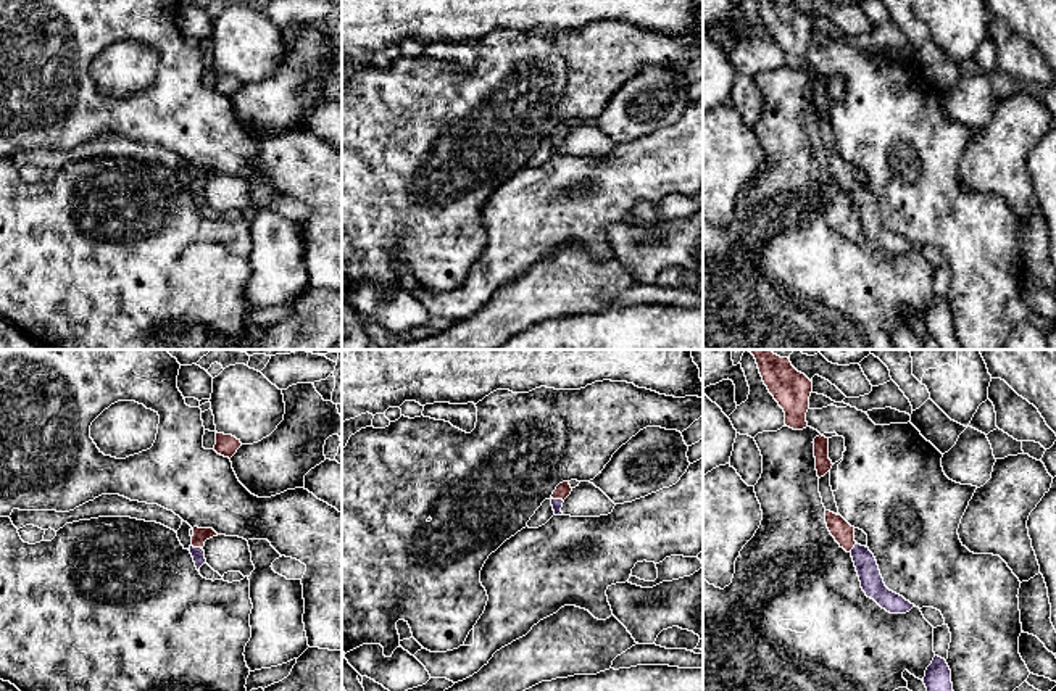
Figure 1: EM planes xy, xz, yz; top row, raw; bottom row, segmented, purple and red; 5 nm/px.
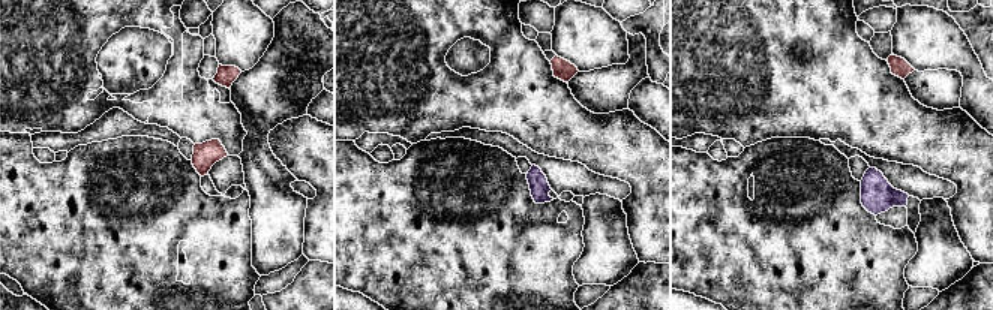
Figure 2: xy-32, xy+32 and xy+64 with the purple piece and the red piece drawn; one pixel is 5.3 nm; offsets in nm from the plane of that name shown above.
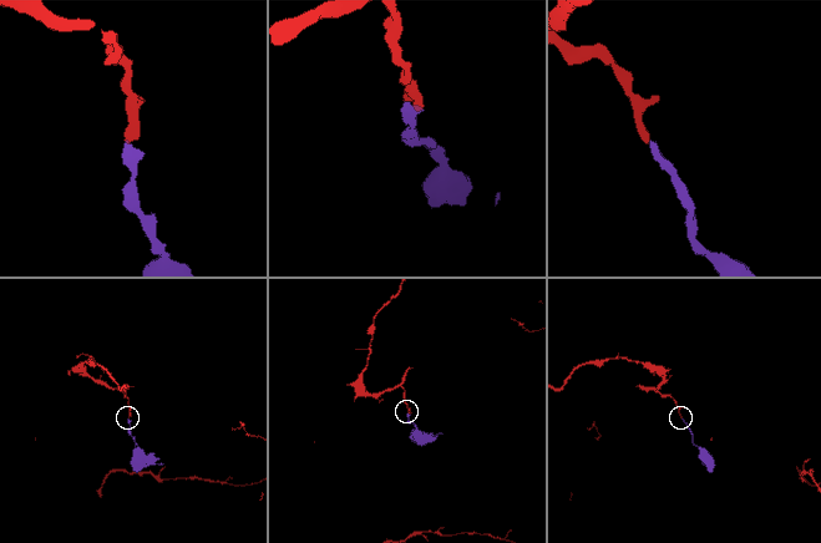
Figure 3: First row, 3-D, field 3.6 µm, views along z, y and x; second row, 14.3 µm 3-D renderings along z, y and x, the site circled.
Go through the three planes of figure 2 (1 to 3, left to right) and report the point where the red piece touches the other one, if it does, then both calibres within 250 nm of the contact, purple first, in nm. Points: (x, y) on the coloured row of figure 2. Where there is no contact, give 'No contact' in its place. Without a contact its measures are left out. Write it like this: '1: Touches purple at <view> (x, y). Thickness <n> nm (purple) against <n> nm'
1: No contact
2: No contact
3: No contact

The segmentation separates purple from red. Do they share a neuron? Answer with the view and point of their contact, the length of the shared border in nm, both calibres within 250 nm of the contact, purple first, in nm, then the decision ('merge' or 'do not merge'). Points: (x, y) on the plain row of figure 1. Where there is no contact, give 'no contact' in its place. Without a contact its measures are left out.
xy (197, 187) | 70 nm | 60/80 nm | merge

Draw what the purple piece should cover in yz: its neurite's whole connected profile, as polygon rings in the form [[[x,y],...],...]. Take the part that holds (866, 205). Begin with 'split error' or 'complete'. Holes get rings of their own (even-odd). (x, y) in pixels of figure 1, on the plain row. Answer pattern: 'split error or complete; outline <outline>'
split error; outline [[[825,150],[825,163],[840,187],[851,193],[861,227],[866,235],[874,238],[890,253],[909,251],[914,243],[885,226],[874,193],[869,190],[869,187],[854,180],[854,166],[851,166],[842,155],[830,150]]]

